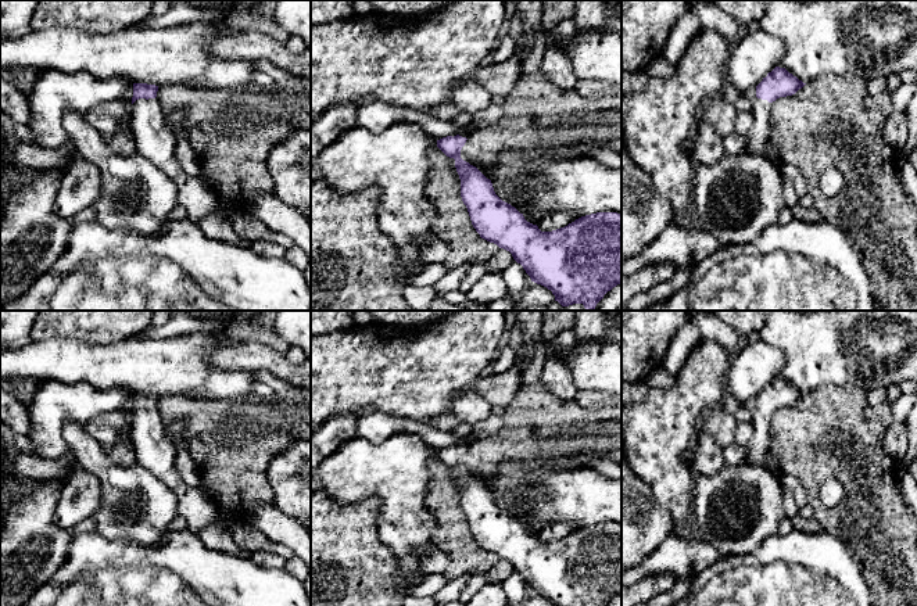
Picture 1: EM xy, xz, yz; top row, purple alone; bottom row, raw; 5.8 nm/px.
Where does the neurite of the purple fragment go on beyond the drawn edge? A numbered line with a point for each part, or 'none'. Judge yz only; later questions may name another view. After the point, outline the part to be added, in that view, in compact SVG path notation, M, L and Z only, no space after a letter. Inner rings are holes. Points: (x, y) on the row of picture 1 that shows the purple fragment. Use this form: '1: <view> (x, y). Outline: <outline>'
1: yz (758, 137). Outline: M755 98L752 101L752 115L753 115L753 125L746 135L748 143L744 153L752 155L760 155L769 158L773 164L780 165L780 159L771 158L767 154L767 143L770 140L771 133L771 103L762 98Z

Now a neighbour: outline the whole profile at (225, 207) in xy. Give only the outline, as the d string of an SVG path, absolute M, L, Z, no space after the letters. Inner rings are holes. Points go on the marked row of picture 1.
M219 198L215 212L232 220L239 209L229 198Z

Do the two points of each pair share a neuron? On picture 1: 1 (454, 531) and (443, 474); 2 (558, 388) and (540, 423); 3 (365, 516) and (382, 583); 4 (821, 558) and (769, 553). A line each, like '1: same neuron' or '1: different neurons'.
1: same neuron
2: different neurons
3: same neuron
4: same neuron

